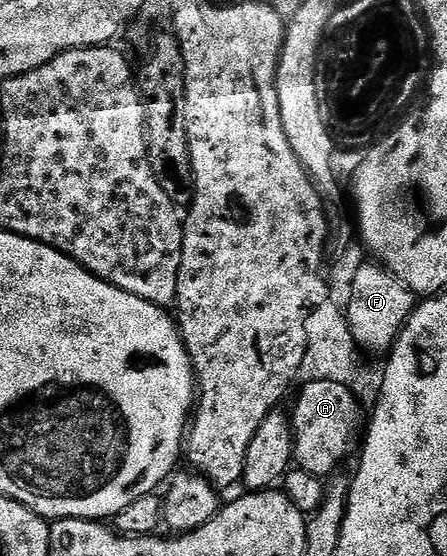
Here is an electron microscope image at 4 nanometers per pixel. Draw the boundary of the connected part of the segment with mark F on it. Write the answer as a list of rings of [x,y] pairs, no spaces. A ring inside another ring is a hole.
[[[367,261],[356,275],[352,284],[352,297],[345,310],[348,327],[354,342],[365,352],[390,352],[395,340],[403,332],[411,314],[415,312],[417,296],[415,292],[390,272],[380,262]]]

